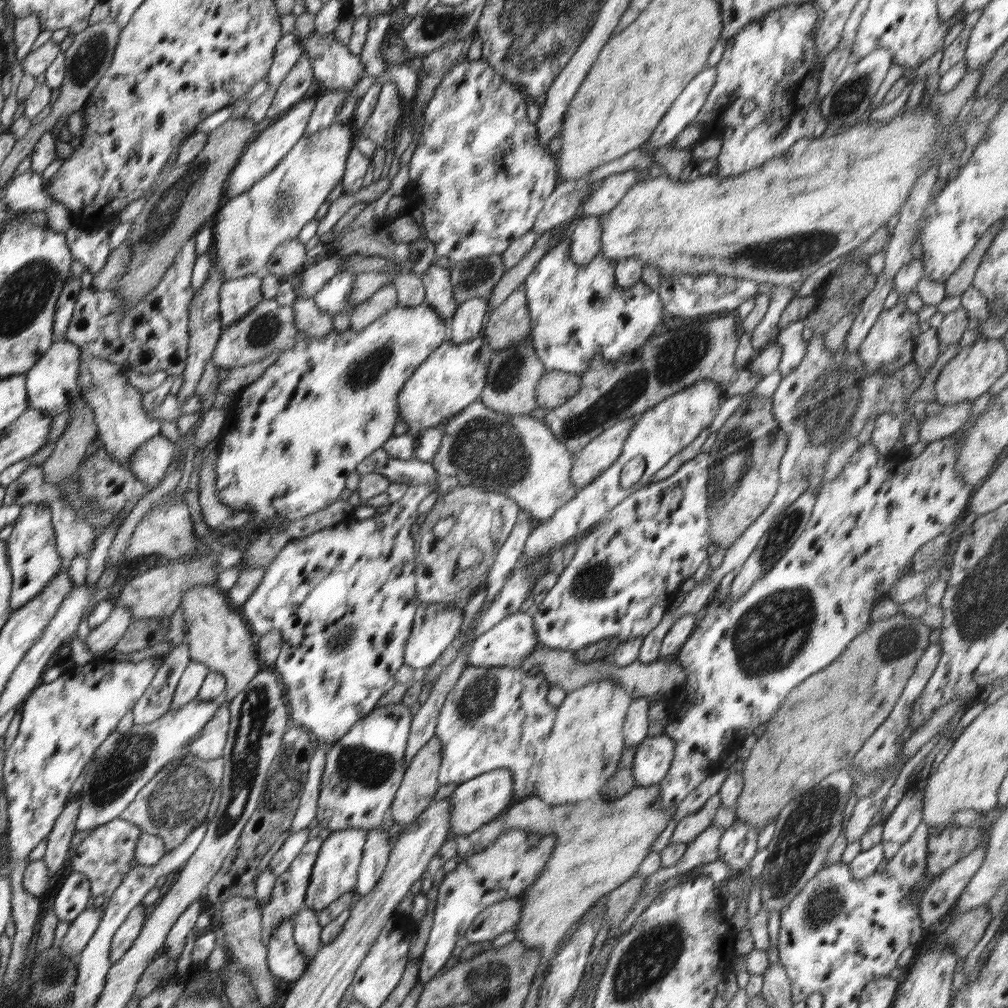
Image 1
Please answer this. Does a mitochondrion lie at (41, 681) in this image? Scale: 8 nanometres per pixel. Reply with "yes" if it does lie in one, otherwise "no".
no

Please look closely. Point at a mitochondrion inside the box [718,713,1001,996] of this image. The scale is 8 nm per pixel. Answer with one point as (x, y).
(808, 821)

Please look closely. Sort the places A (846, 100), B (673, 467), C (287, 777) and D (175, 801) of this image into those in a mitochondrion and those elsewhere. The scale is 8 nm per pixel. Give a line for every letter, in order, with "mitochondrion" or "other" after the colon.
A: mitochondrion
B: other
C: mitochondrion
D: mitochondrion

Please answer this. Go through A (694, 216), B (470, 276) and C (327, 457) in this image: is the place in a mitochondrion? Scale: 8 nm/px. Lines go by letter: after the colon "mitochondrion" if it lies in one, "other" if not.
A: other
B: mitochondrion
C: other

